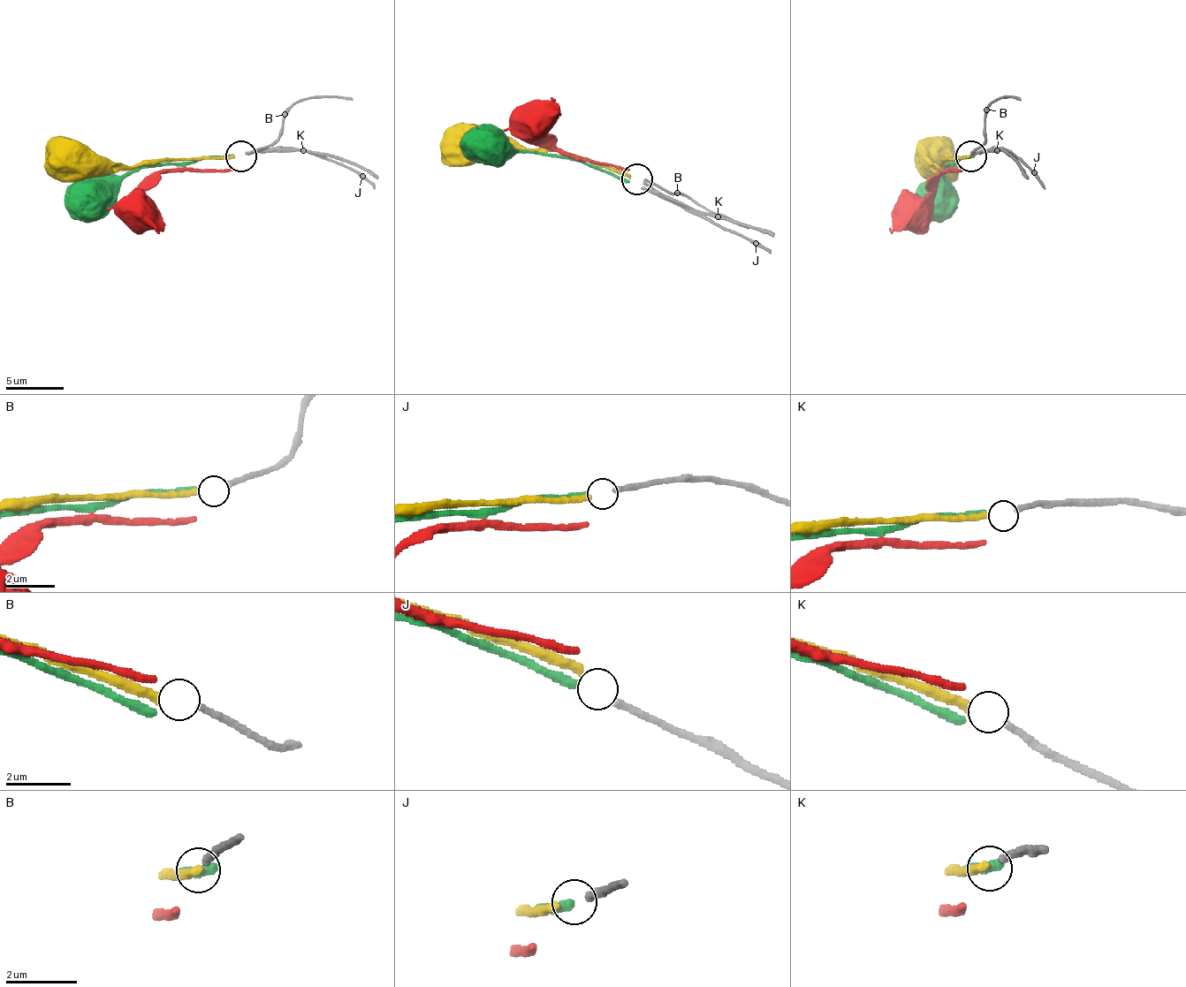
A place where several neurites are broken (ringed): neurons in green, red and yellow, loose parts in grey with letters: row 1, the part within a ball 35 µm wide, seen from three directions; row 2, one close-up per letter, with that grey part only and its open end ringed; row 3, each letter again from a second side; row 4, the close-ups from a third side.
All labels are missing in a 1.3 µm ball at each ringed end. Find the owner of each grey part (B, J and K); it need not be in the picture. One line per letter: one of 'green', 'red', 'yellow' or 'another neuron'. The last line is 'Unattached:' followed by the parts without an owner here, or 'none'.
B: another neuron
J: green
K: yellow
Unattached: B

